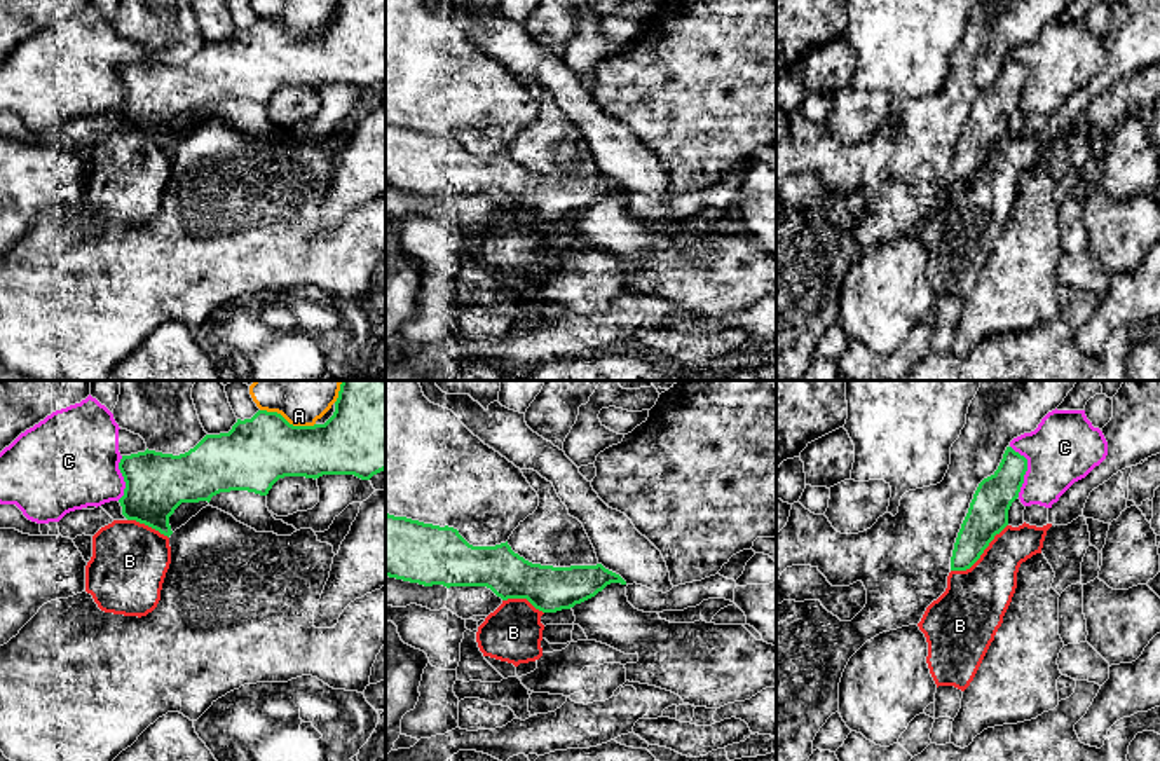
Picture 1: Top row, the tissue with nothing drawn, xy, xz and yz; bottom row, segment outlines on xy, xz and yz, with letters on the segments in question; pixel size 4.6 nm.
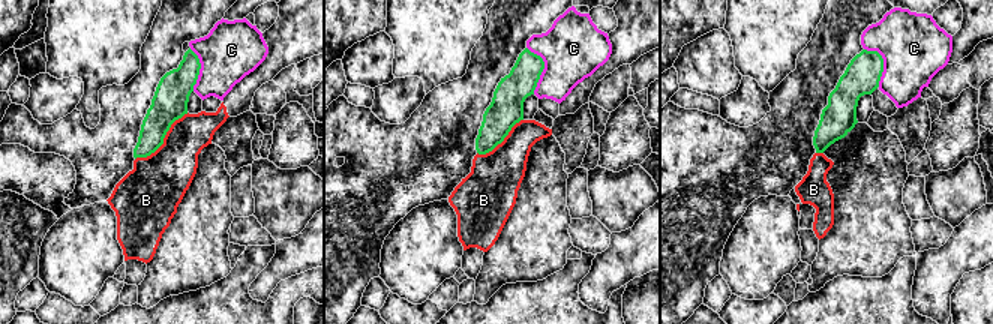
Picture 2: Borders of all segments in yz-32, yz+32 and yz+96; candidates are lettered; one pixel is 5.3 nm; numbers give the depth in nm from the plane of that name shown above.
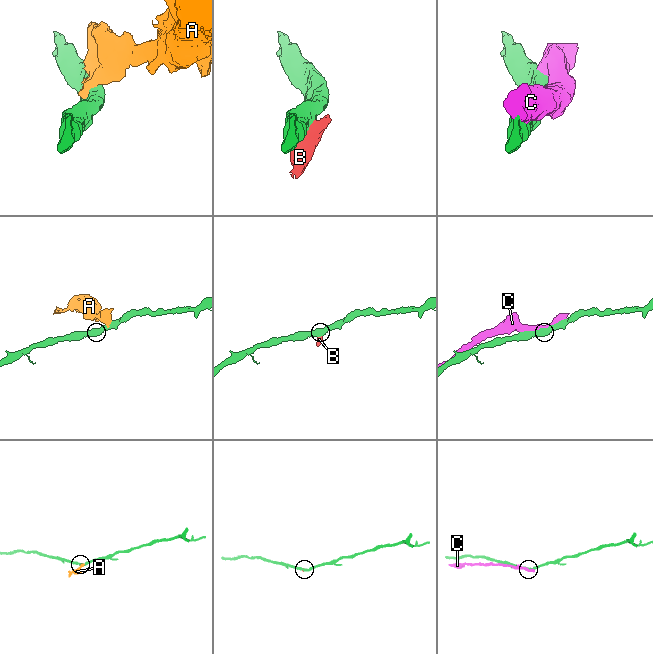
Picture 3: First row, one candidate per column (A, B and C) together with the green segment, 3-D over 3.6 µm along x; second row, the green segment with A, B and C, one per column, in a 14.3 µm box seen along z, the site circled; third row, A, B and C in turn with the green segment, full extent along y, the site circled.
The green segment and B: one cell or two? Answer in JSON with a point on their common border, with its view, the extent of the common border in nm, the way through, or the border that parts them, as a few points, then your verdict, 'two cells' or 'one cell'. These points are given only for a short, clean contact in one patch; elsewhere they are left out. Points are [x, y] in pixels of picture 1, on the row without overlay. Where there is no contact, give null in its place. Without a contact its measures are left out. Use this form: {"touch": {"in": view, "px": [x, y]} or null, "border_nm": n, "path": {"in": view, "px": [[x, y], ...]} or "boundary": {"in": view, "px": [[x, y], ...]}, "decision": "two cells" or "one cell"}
{"touch": {"in": "yz", "px": [981, 163]}, "border_nm": 340, "boundary": {"in": "yz", "px": [[1007, 133], [968, 177], [951, 180]]}, "decision": "two cells"}

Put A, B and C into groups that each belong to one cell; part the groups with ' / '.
A / B / C

